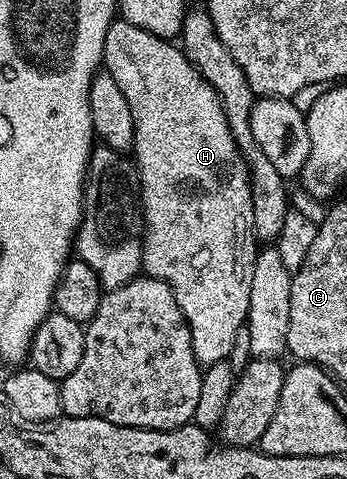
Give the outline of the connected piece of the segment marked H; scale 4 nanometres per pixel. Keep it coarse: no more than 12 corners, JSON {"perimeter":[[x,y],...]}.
{"perimeter":[[124,20],[144,273],[202,367],[246,325],[249,168],[180,45]]}

